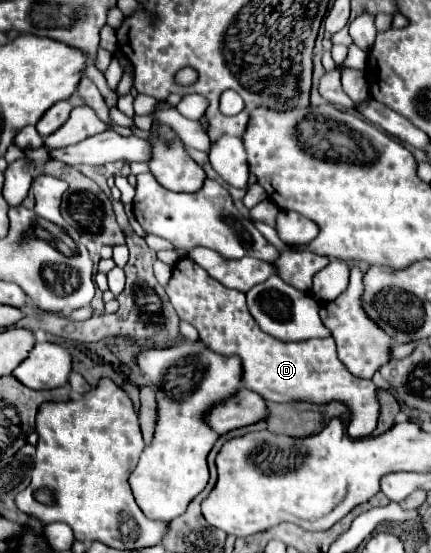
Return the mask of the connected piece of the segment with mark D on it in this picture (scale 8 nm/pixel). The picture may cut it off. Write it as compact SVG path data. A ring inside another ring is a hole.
M188 255L174 263L166 293L178 317L198 329L200 339L206 343L206 347L218 355L238 355L242 359L242 387L276 403L342 401L352 411L348 423L348 435L352 439L370 435L374 431L380 411L376 385L372 381L350 375L350 371L342 367L342 361L336 357L336 343L332 337L308 339L302 343L284 343L266 335L248 313L244 293L228 289L212 279Z

